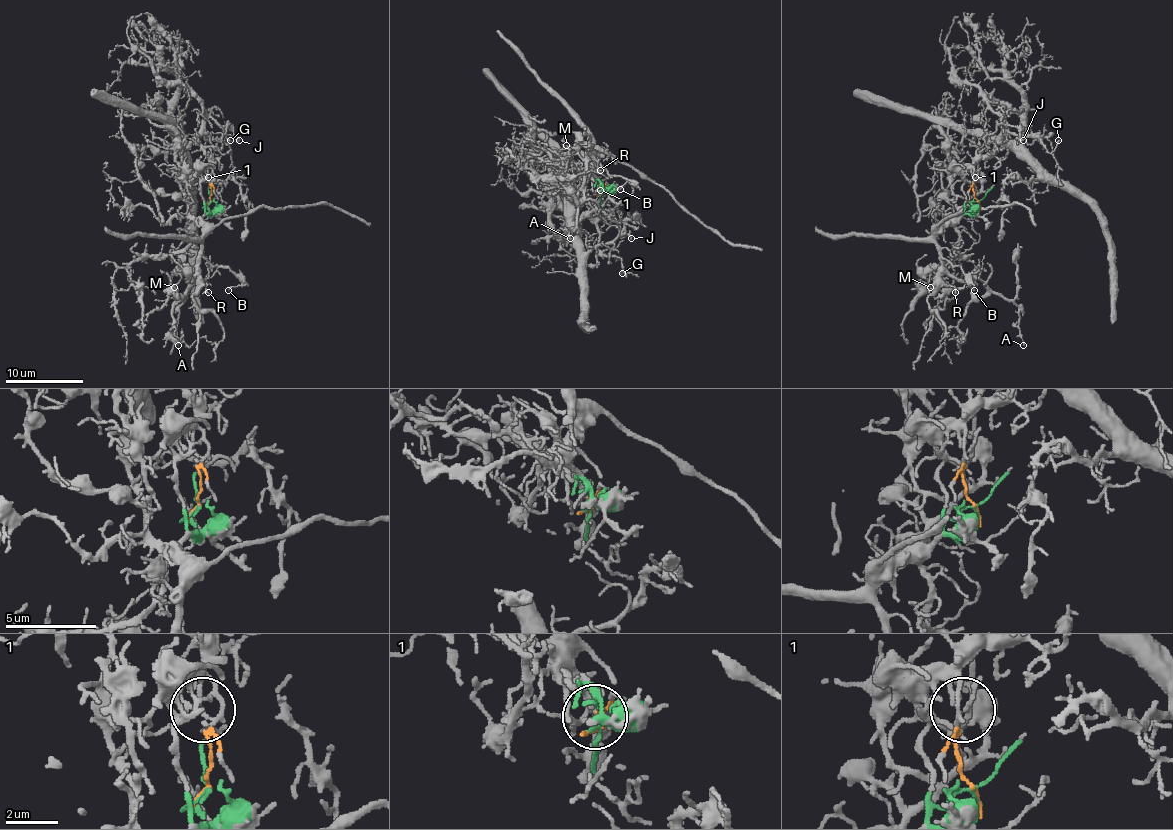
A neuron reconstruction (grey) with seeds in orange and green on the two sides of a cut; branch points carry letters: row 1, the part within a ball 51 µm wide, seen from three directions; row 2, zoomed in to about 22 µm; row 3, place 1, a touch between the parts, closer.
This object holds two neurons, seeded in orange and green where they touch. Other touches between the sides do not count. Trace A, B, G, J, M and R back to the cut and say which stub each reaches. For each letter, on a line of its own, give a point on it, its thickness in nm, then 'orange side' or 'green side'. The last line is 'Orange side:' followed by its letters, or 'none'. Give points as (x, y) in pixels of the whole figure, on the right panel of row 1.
A: place (1023, 345); calibre 110 nm; green side
B: place (974, 290); calibre 110 nm; green side
G: place (1058, 140); calibre 120 nm; orange side
J: place (1023, 140); calibre 190 nm; orange side
M: place (930, 287); calibre 130 nm; green side
R: place (955, 292); calibre 190 nm; green side
Orange side: G, J

